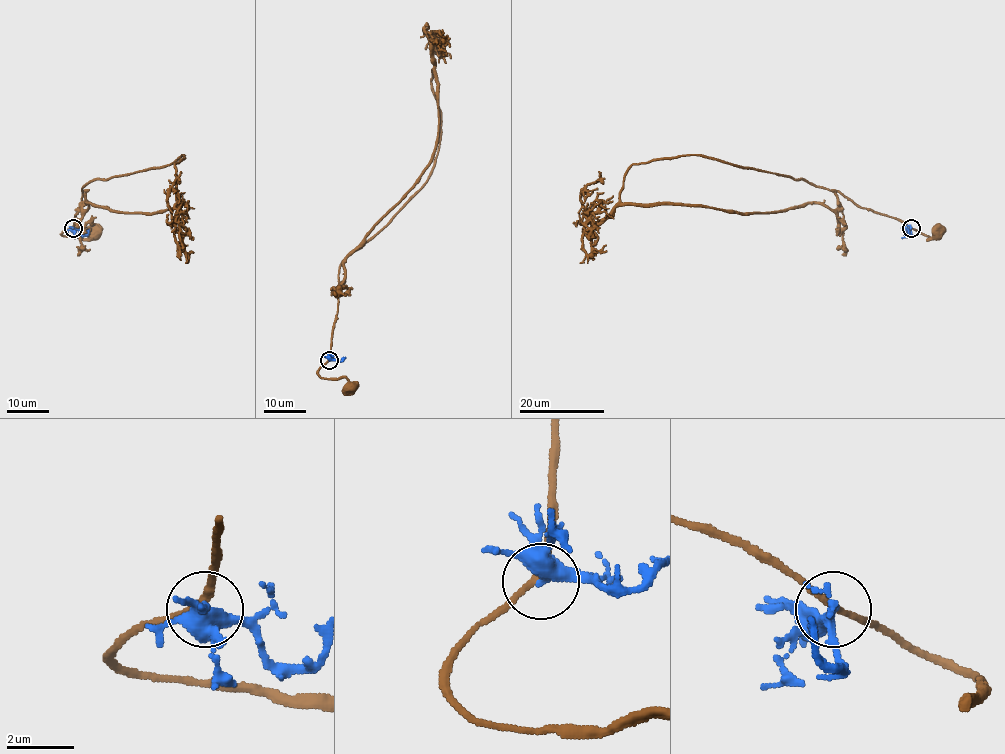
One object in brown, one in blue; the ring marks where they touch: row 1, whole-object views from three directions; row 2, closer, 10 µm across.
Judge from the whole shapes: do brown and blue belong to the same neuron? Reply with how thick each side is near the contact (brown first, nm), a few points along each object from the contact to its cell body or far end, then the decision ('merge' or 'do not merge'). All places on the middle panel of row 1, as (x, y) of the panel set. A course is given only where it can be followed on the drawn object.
calibres 180 and 420 nm; course brown (329, 360), (341, 263), (432, 170), (440, 110), (433, 69), (432, 161), (346, 259), (334, 293); course blue (329, 360), (341, 361), (345, 357); do not merge

